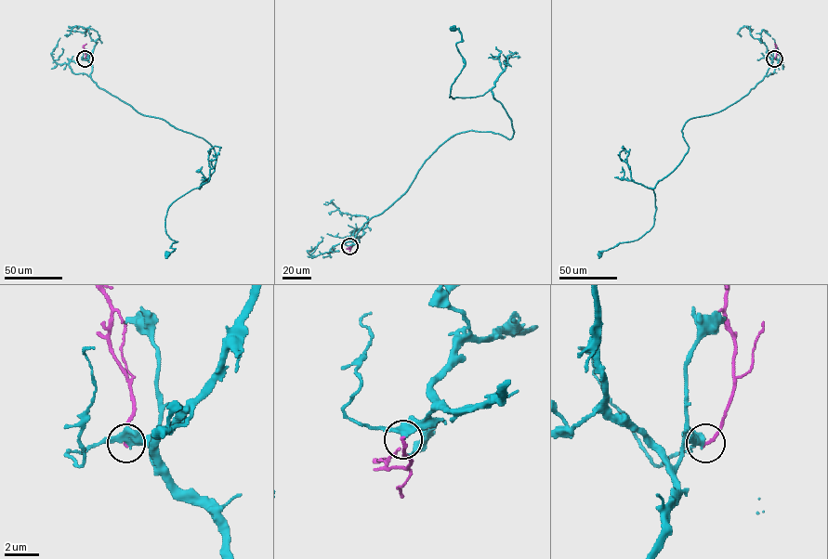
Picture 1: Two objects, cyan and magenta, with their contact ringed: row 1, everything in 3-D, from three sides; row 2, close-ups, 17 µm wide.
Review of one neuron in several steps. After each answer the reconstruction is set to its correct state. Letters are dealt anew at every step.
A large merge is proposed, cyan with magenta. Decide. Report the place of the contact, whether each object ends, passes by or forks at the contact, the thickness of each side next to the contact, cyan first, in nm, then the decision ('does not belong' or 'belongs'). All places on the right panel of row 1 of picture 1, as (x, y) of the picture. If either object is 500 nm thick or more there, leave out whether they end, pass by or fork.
place (774, 58); cyan passes by; magenta ends; calibres 360 and 200 nm; does not belong

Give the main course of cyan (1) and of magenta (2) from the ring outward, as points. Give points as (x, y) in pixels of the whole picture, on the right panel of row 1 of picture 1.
1: (774, 58), (746, 95), (687, 121), (681, 130), (687, 152), (649, 188), (655, 199), (652, 227), (599, 254)
2: (774, 58), (774, 44)

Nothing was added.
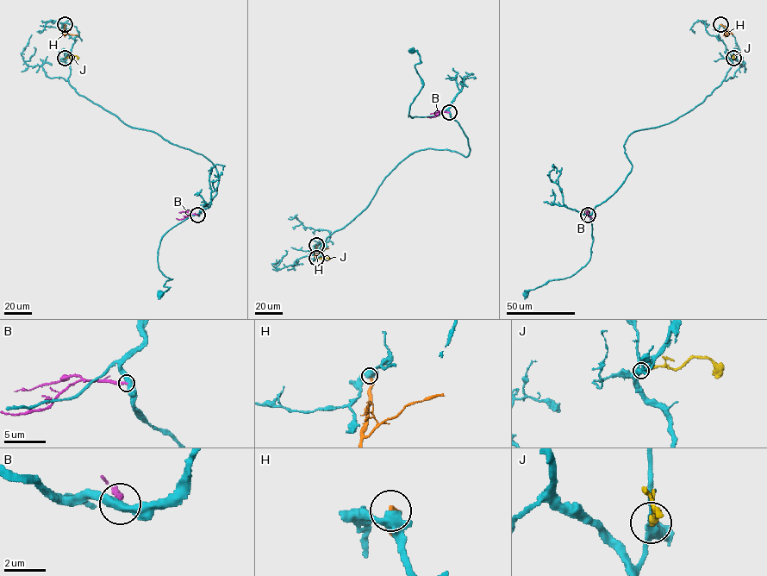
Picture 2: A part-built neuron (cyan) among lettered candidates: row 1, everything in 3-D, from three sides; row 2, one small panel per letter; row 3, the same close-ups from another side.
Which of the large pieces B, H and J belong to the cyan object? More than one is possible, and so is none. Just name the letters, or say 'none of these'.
J

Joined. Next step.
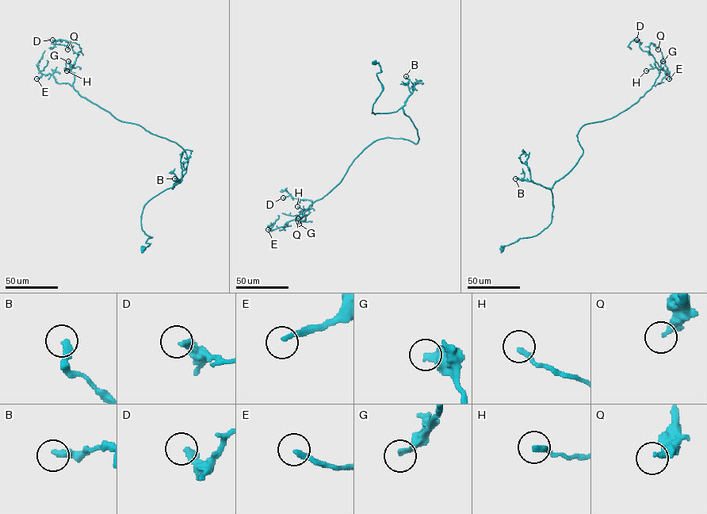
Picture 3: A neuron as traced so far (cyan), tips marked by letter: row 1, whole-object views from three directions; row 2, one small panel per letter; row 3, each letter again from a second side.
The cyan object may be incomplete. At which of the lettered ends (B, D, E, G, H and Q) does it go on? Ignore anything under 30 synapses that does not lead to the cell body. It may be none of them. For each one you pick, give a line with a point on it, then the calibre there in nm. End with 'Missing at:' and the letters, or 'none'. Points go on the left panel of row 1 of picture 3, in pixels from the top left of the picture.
G: at (68, 61); 340 nm thick
Missing at: G

